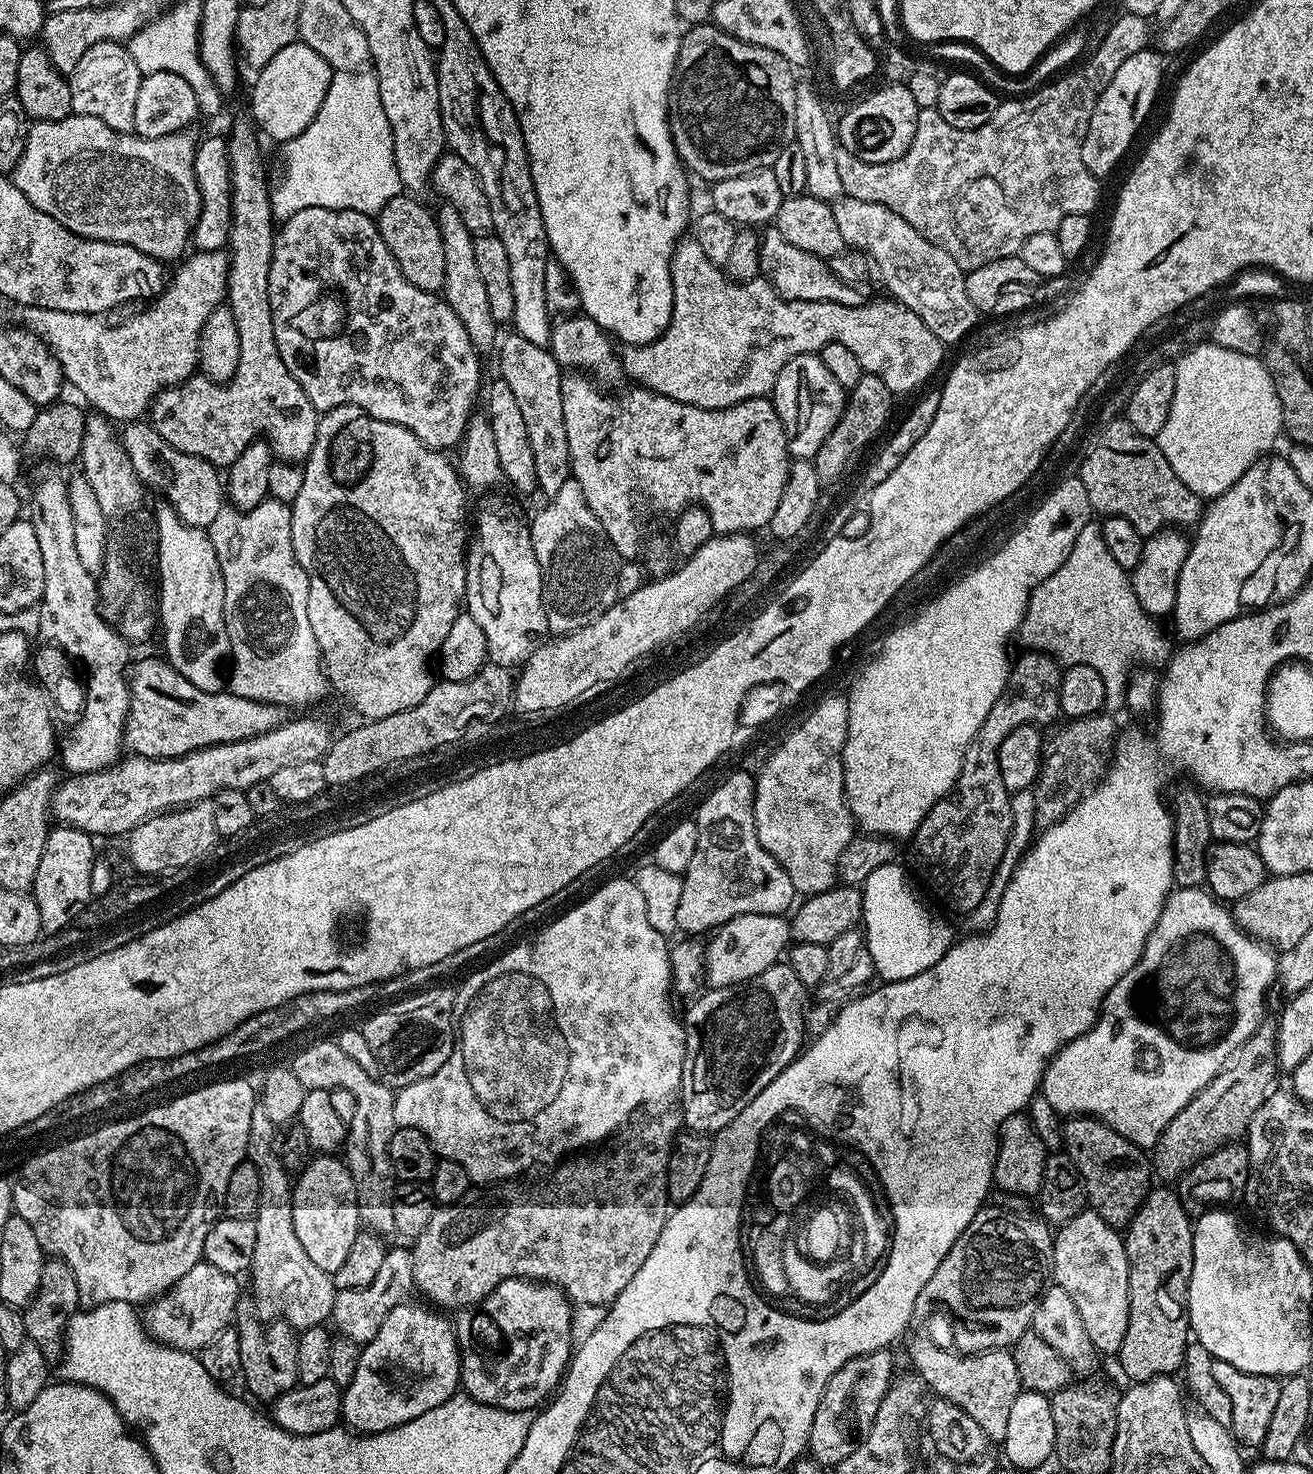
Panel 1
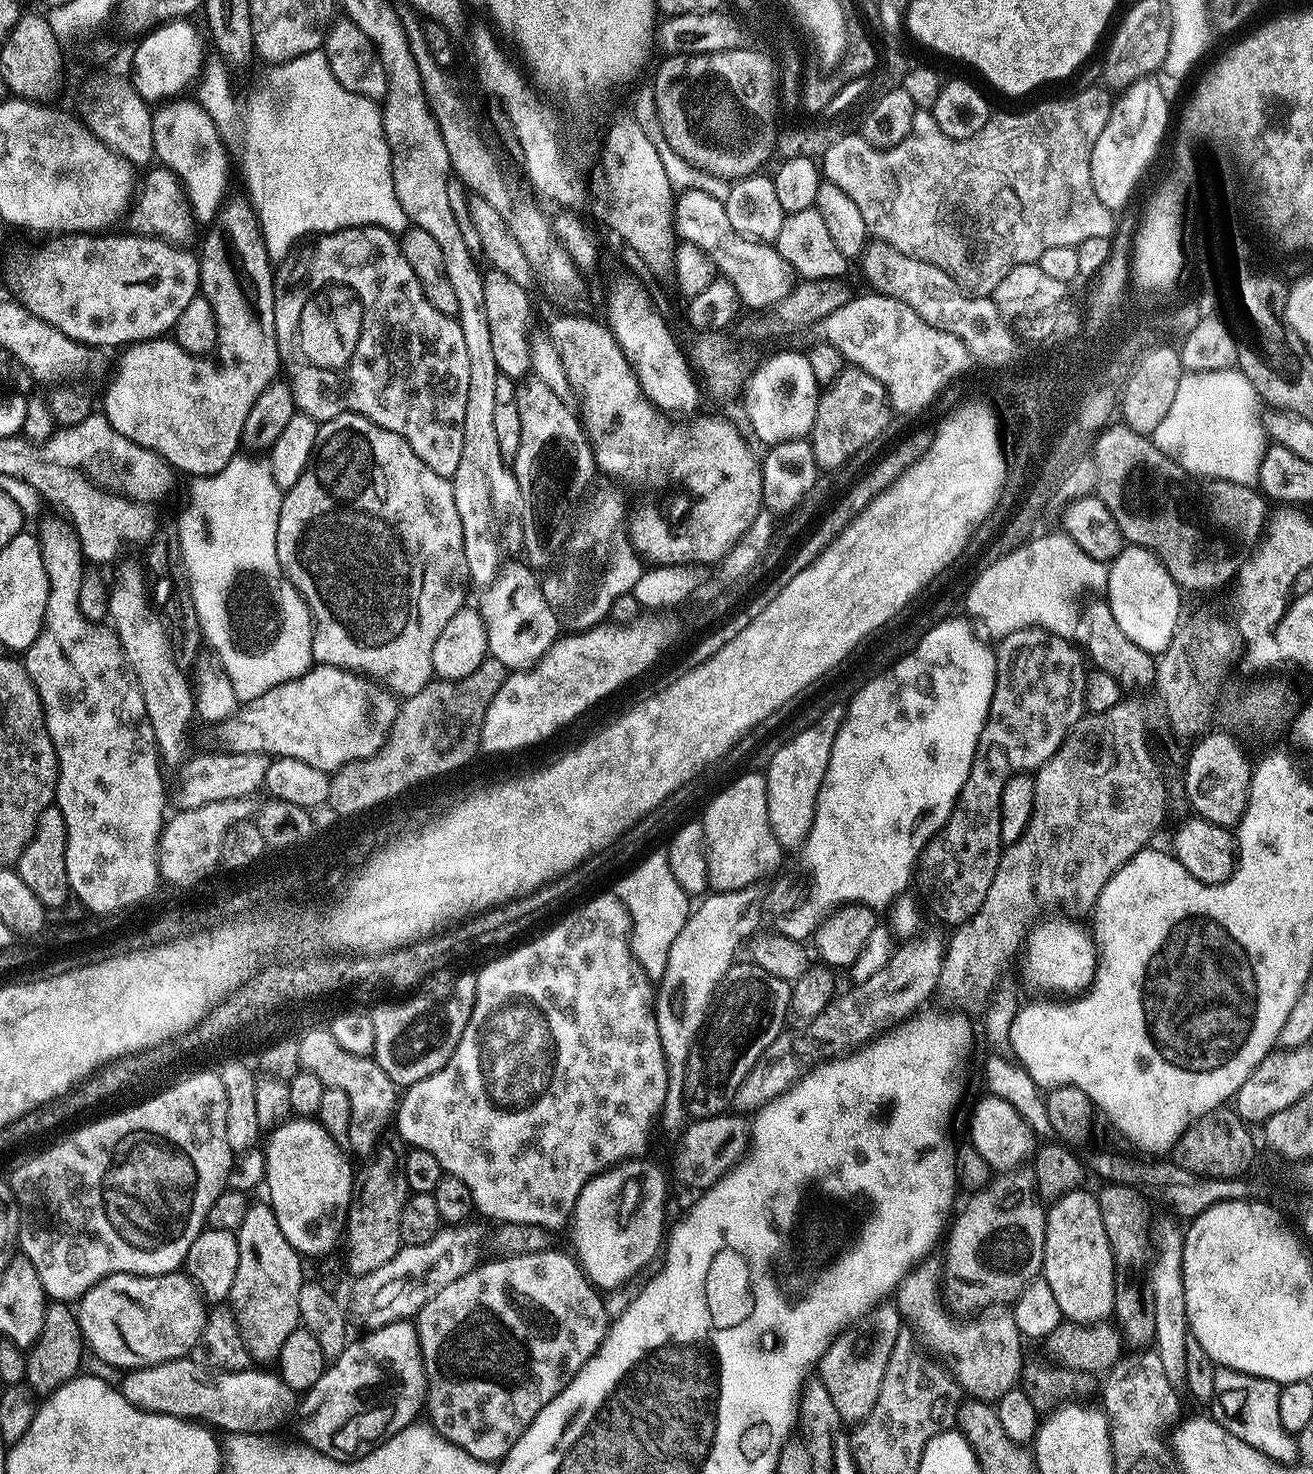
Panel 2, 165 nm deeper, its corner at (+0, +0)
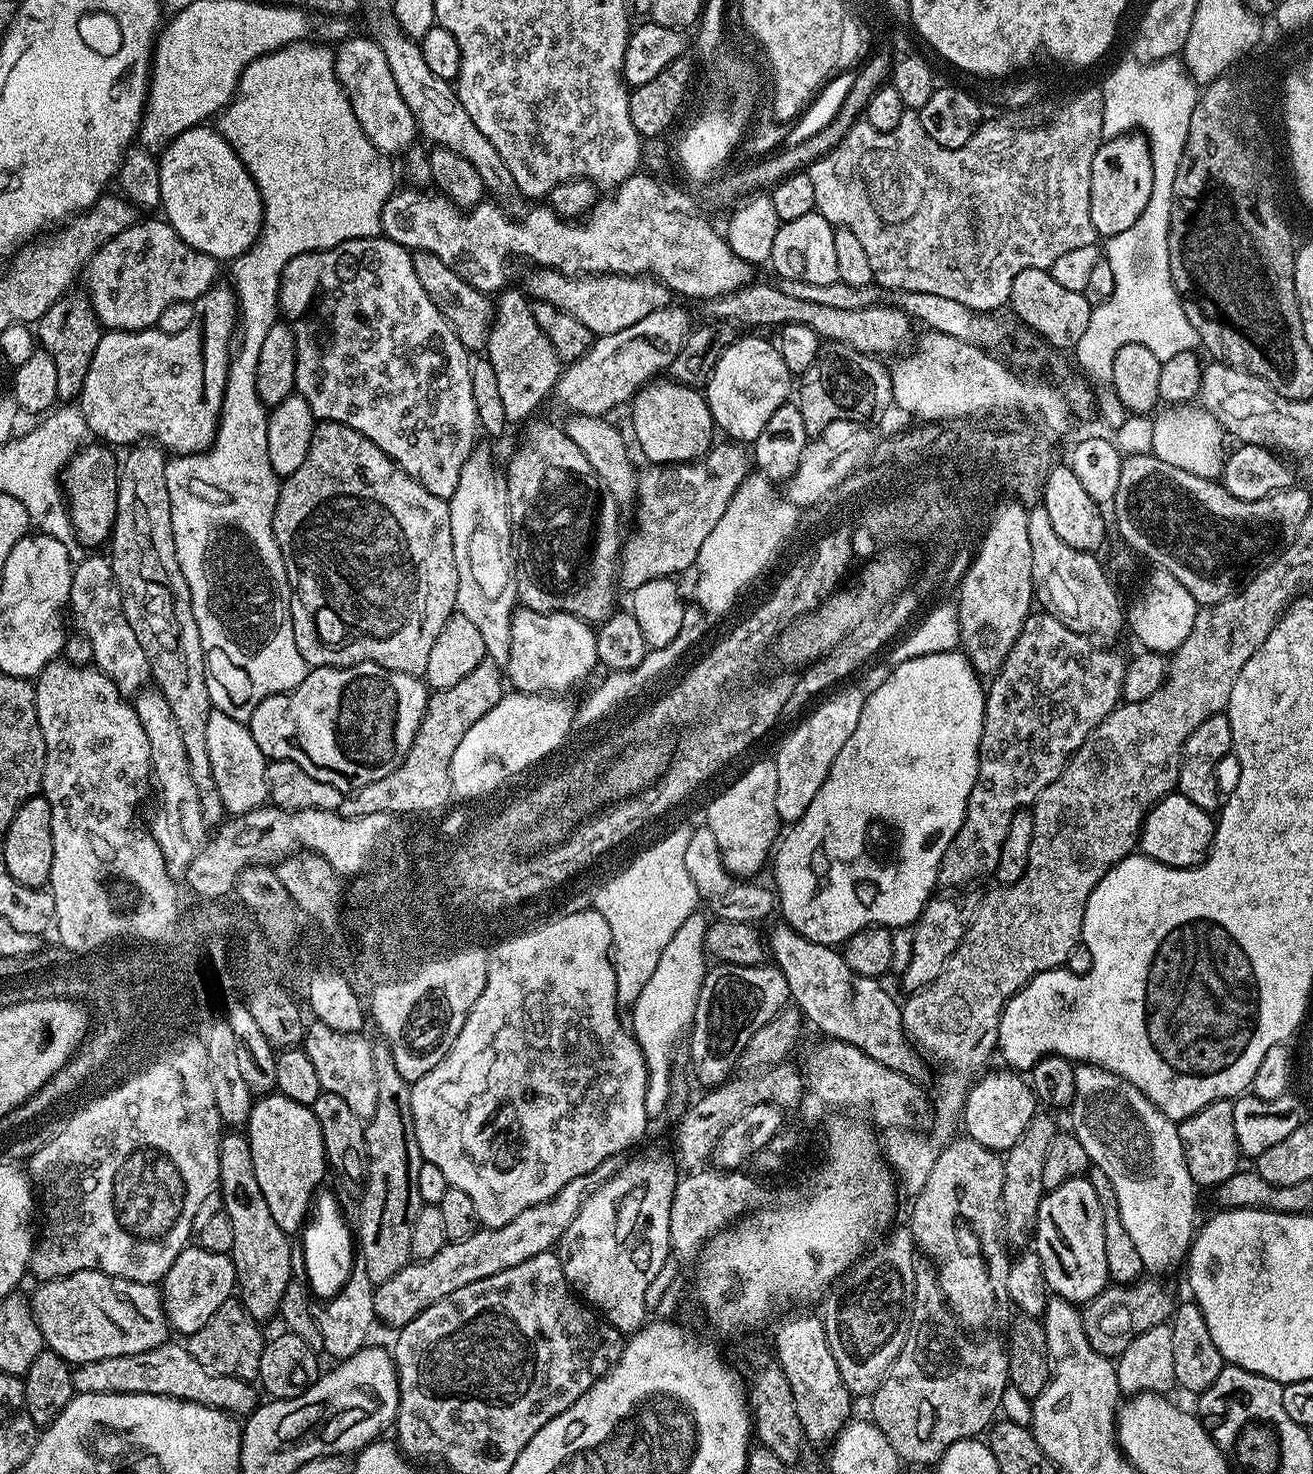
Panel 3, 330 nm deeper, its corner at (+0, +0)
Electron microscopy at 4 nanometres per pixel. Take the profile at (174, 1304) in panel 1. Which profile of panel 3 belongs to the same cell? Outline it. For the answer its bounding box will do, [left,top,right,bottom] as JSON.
[30,1268,170,1366]

